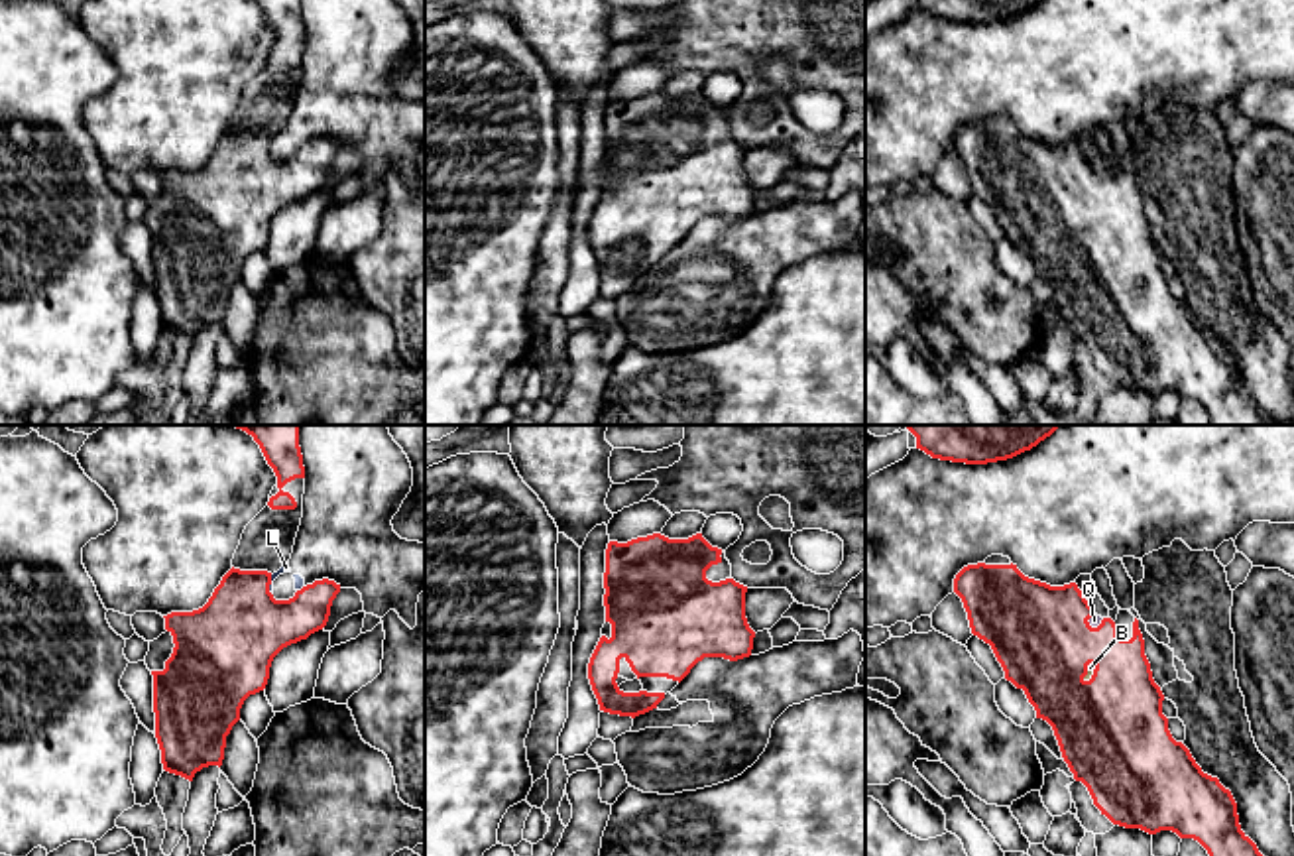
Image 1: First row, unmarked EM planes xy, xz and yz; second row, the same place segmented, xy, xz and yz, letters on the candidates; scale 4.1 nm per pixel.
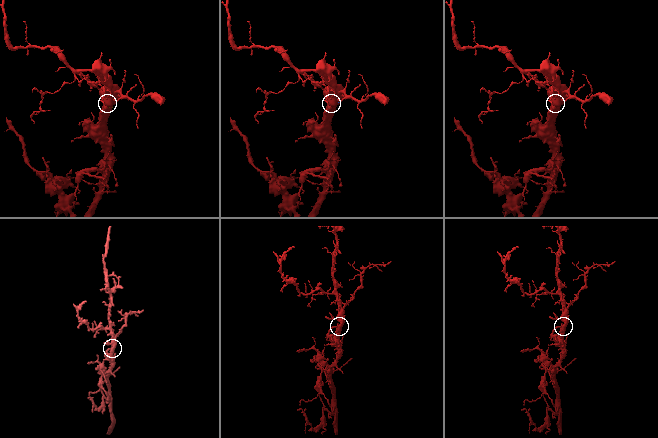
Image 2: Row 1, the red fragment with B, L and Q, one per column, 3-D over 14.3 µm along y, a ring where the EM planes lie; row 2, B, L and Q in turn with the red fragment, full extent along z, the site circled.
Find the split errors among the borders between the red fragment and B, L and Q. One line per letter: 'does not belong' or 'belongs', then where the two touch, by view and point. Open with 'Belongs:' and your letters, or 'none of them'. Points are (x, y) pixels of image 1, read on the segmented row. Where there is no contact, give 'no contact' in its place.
Belongs: B, Q
B: belongs; contact yz (1086, 672)
L: does not belong; contact xy (270, 583)
Q: belongs; contact yz (1094, 628)

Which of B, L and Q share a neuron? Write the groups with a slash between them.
B Q / L

